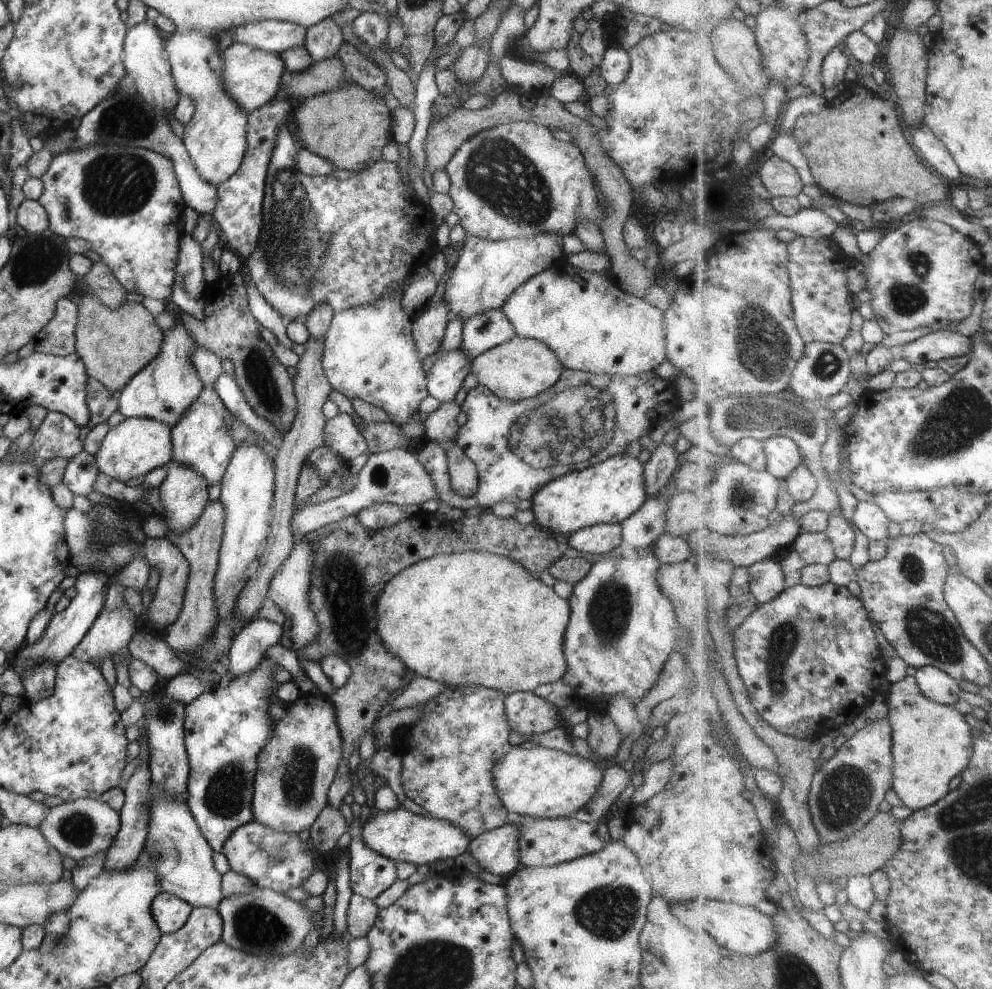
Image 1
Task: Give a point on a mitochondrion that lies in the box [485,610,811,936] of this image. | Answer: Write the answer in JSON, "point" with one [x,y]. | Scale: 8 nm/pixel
{"point":[784,638]}

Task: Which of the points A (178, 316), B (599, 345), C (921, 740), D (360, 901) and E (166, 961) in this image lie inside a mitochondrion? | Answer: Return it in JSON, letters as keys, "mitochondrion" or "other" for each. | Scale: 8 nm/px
{"A":"other","B":"other","C":"other","D":"other","E":"other"}

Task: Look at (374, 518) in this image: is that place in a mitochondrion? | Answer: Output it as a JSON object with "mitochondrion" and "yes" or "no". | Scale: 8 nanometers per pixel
{"mitochondrion":"no"}

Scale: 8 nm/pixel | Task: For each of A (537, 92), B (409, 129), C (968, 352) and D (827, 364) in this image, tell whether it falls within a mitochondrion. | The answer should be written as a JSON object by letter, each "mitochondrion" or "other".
{"A":"other","B":"other","C":"other","D":"mitochondrion"}

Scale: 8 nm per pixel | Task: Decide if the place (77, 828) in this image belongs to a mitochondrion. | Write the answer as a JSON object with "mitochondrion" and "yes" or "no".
{"mitochondrion":"yes"}

